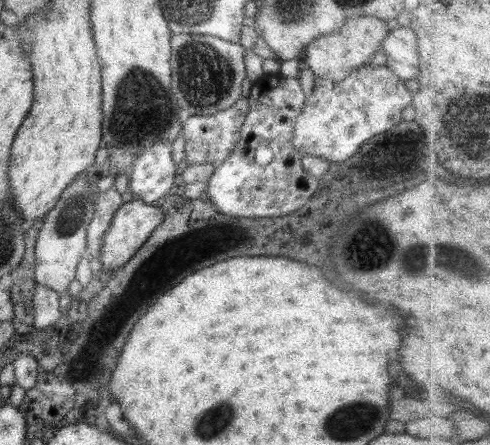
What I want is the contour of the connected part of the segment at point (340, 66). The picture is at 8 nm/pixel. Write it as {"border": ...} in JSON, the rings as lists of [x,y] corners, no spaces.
{"border":[[[375,16],[350,18],[339,31],[314,39],[306,48],[304,65],[308,65],[315,77],[340,81],[358,67],[368,65],[374,54],[381,52],[381,42],[388,33],[387,23]]]}

